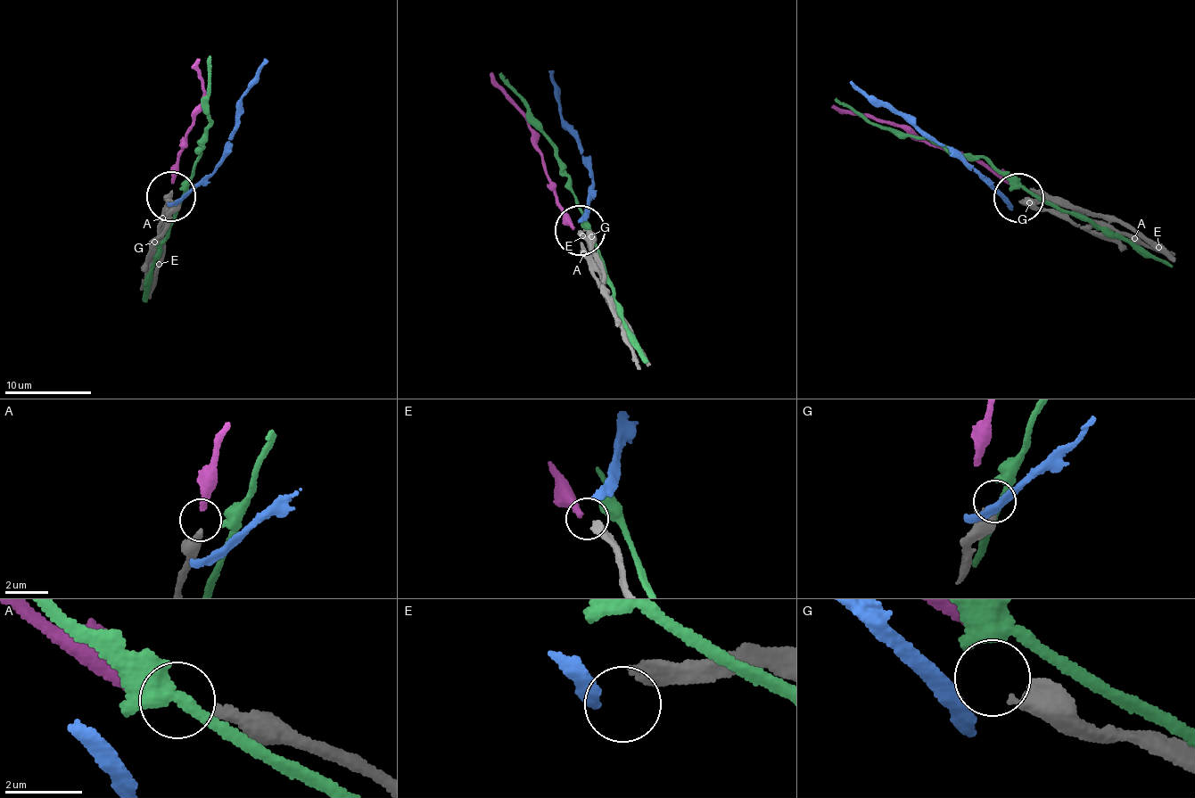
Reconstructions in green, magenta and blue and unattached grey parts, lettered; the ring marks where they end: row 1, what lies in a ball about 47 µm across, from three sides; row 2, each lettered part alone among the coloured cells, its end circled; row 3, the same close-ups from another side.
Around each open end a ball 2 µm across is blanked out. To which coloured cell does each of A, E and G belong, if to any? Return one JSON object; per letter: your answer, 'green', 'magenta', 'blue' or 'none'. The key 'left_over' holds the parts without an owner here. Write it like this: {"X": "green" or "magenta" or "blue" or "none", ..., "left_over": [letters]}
{"A": "magenta", "E": "blue", "G": "none", "left_over": ["G"]}

